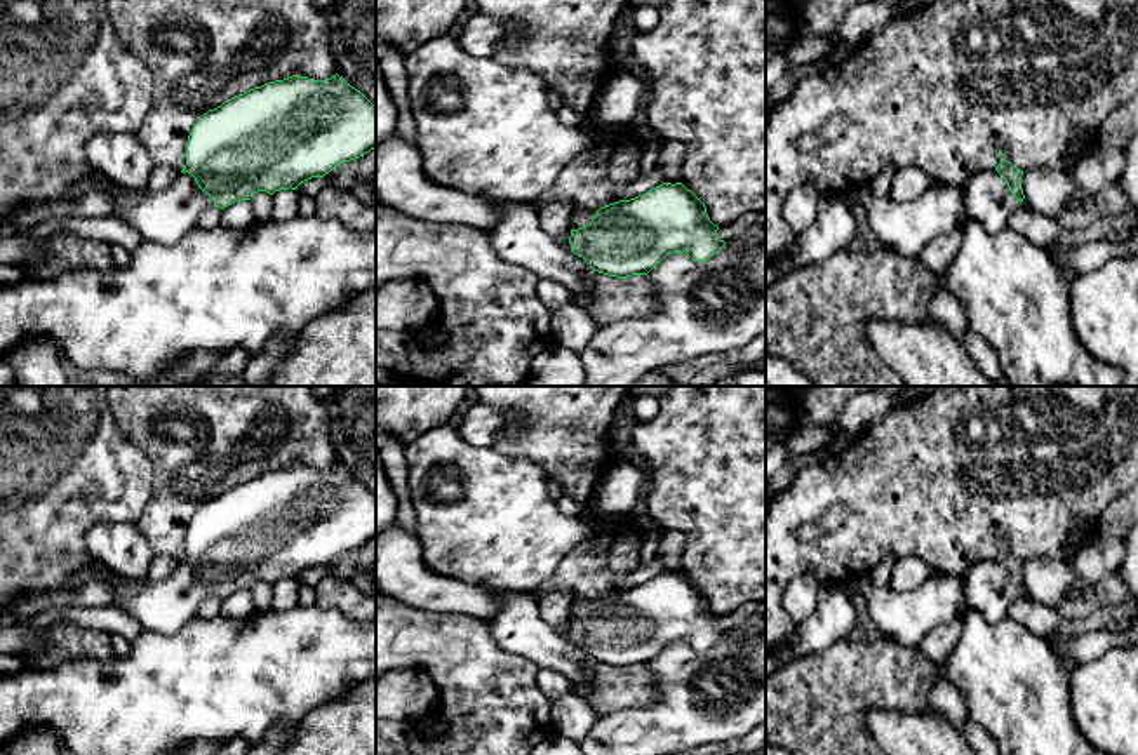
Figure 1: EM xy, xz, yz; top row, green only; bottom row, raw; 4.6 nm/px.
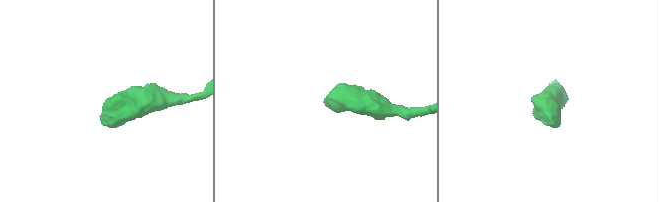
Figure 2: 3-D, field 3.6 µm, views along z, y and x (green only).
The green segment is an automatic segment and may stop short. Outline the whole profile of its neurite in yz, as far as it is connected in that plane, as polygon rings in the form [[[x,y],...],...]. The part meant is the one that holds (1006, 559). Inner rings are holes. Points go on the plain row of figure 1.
[[[1002,548],[995,558],[971,567],[962,578],[967,607],[980,611],[992,625],[1009,619],[1009,605],[1025,588],[1021,565],[1023,560]]]

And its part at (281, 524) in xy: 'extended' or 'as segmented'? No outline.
extended

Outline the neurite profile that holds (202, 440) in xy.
[[[108,386],[120,430],[153,463],[153,494],[137,531],[155,555],[177,562],[198,508],[224,491],[292,464],[336,464],[325,404],[308,386]]]

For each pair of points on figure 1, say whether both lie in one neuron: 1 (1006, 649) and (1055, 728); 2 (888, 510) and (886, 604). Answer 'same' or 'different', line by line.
1: same
2: different

